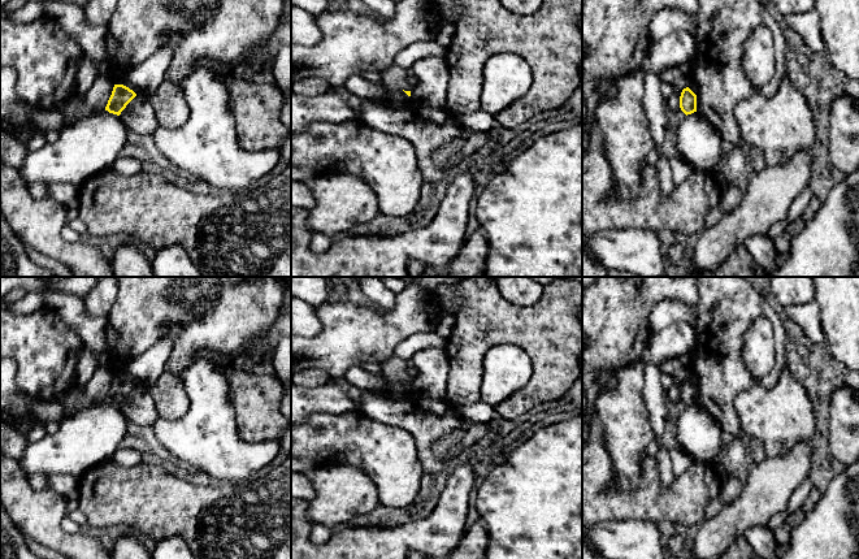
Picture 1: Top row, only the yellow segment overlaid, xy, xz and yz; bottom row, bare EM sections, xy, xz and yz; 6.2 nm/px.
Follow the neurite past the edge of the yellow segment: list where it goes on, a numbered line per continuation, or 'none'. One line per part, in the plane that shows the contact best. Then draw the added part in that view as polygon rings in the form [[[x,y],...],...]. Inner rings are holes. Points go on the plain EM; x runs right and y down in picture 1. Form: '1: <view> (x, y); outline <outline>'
none

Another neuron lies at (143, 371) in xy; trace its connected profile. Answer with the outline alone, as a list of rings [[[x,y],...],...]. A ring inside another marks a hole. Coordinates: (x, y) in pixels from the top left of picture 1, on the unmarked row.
[[[174,325],[170,335],[156,342],[140,356],[126,364],[121,370],[121,376],[129,378],[136,386],[149,389],[164,373],[173,342],[179,334],[181,326]]]

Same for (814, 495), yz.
[[[812,488],[804,503],[802,504],[802,511],[804,514],[811,512],[816,506],[816,503],[819,502],[820,497],[821,497],[821,493],[816,488]]]

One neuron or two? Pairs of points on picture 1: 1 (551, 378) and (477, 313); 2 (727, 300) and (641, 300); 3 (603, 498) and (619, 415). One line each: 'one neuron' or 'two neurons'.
1: one neuron
2: two neurons
3: two neurons

